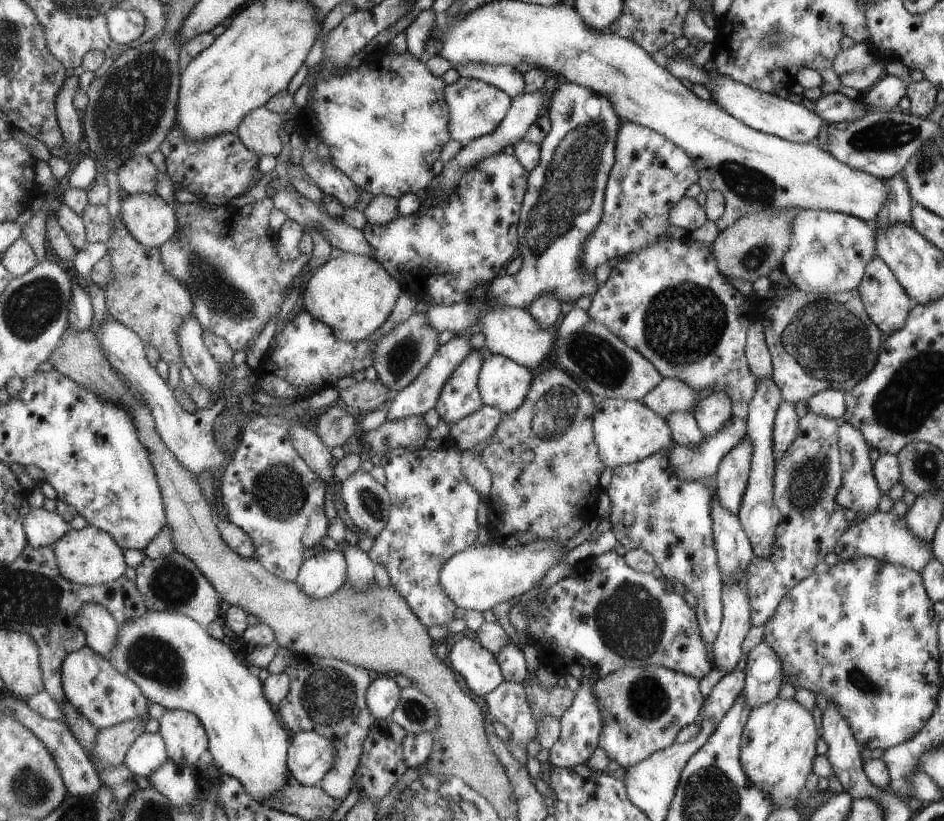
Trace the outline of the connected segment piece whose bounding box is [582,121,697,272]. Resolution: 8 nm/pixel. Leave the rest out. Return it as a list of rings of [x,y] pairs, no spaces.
[[[623,121],[617,130],[615,143],[614,166],[611,166],[606,181],[602,220],[582,248],[587,272],[607,263],[607,260],[619,260],[659,242],[671,242],[666,236],[672,225],[667,214],[682,200],[687,186],[697,180],[697,168],[686,152],[653,130]]]

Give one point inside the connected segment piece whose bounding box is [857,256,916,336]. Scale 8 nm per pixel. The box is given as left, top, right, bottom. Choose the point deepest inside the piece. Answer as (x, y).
(888, 305)

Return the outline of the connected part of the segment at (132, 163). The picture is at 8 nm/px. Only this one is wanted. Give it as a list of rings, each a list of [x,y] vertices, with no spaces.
[[[133,156],[117,172],[121,189],[126,194],[155,193],[156,168],[148,156]]]

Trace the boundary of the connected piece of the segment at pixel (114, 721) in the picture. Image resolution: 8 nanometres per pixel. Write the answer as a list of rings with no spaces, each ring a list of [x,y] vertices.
[[[88,645],[67,656],[62,678],[67,700],[99,730],[148,715],[149,703],[131,678],[115,670],[109,659],[94,652]]]

